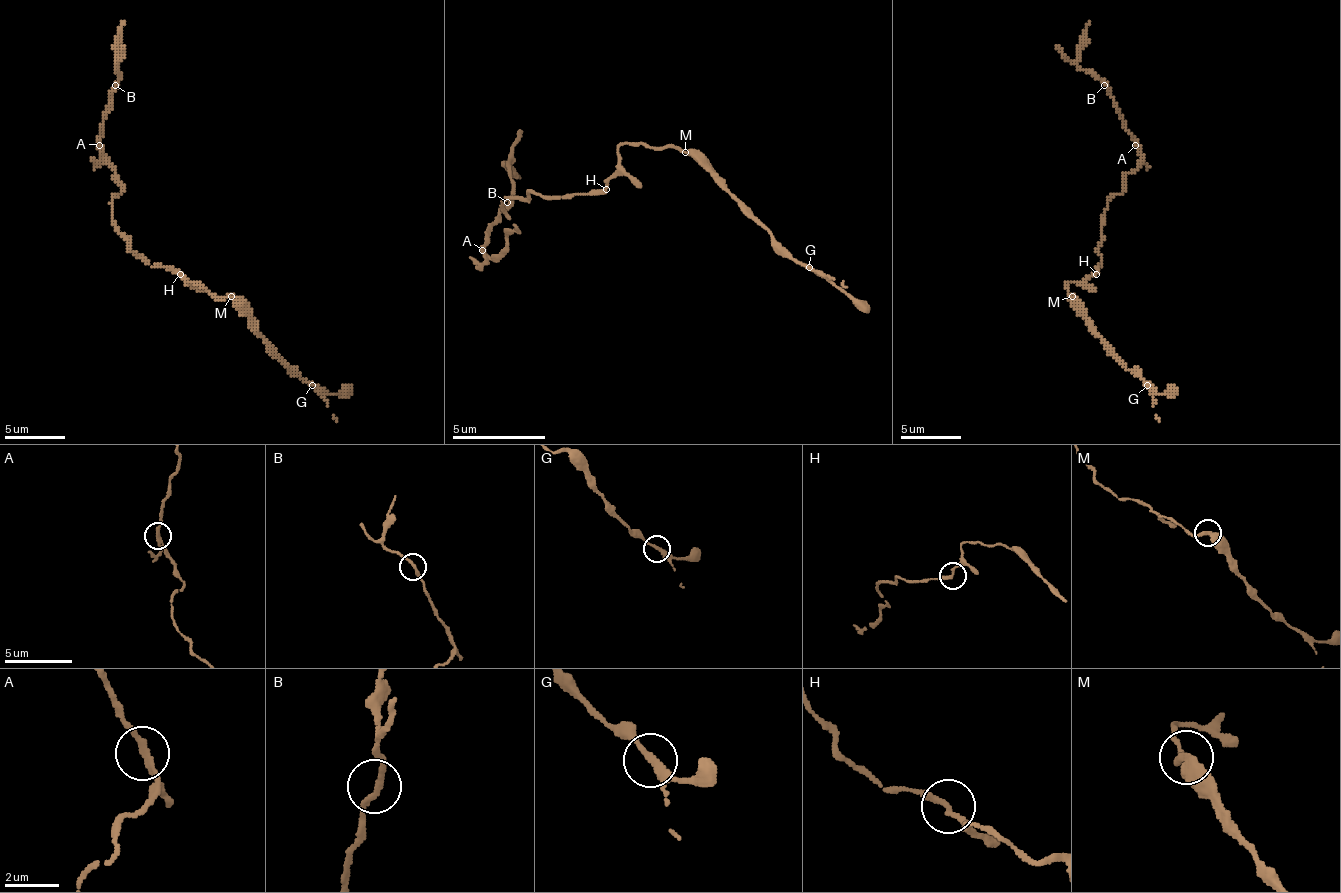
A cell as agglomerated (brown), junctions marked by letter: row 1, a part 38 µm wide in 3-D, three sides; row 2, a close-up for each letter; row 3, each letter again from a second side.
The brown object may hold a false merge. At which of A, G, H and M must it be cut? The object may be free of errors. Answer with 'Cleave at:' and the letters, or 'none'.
Cleave at: A

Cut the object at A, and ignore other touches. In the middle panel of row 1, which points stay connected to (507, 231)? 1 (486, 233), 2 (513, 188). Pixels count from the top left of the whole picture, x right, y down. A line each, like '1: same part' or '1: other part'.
1: other part
2: other part

